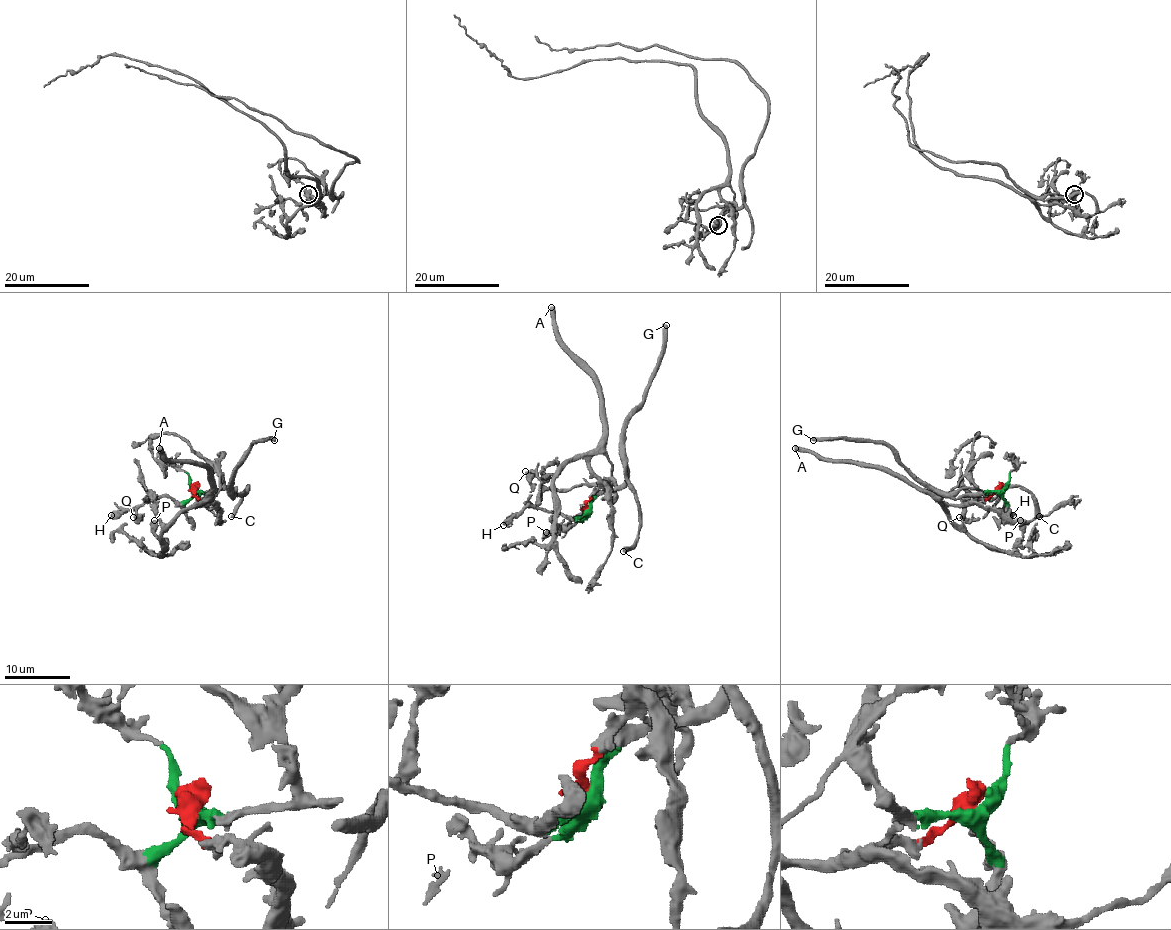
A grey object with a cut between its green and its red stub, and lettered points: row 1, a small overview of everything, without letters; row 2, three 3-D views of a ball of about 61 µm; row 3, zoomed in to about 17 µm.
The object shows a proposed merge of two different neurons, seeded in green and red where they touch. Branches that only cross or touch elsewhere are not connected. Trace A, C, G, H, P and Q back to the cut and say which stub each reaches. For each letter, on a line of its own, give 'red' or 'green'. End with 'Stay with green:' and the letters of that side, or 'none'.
A: red
C: green
G: green
H: green
P: red
Q: green
Stay with green: C, G, H, Q

